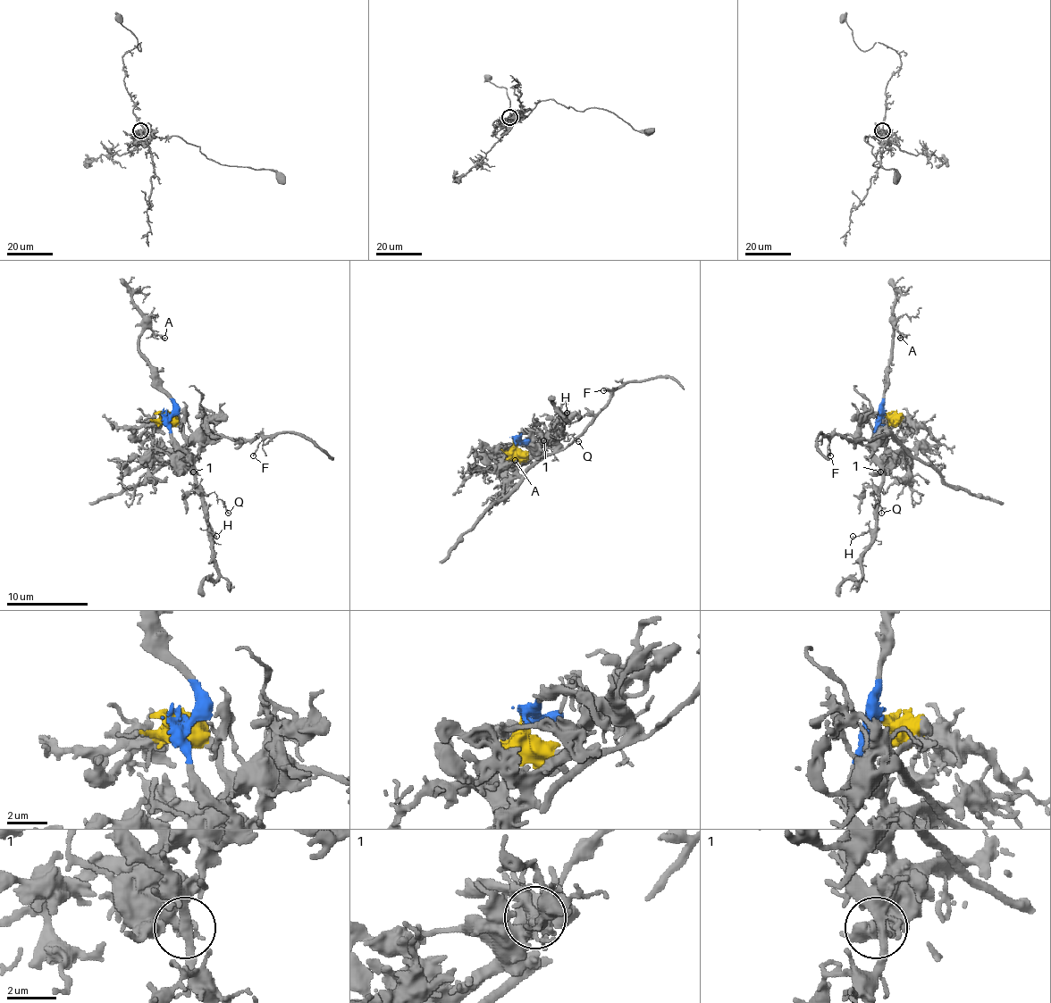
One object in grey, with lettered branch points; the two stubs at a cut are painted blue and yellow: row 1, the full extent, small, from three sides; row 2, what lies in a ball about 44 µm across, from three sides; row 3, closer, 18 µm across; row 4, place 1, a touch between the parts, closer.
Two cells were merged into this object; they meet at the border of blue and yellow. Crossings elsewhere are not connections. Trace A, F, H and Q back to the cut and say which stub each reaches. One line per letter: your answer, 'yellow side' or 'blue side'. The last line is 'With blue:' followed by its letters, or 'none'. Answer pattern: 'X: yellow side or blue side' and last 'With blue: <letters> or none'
A: blue side
F: yellow side
H: blue side
Q: blue side
With blue: A, H, Q

